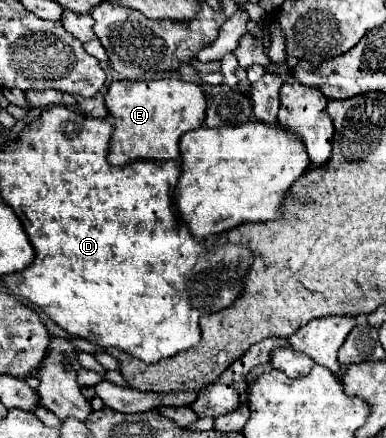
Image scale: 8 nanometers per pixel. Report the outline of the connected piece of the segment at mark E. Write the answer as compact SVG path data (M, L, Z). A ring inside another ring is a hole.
M174 77L152 81L114 81L106 93L106 107L114 117L110 141L112 165L130 161L174 161L180 157L180 137L204 125L206 95L198 83Z

